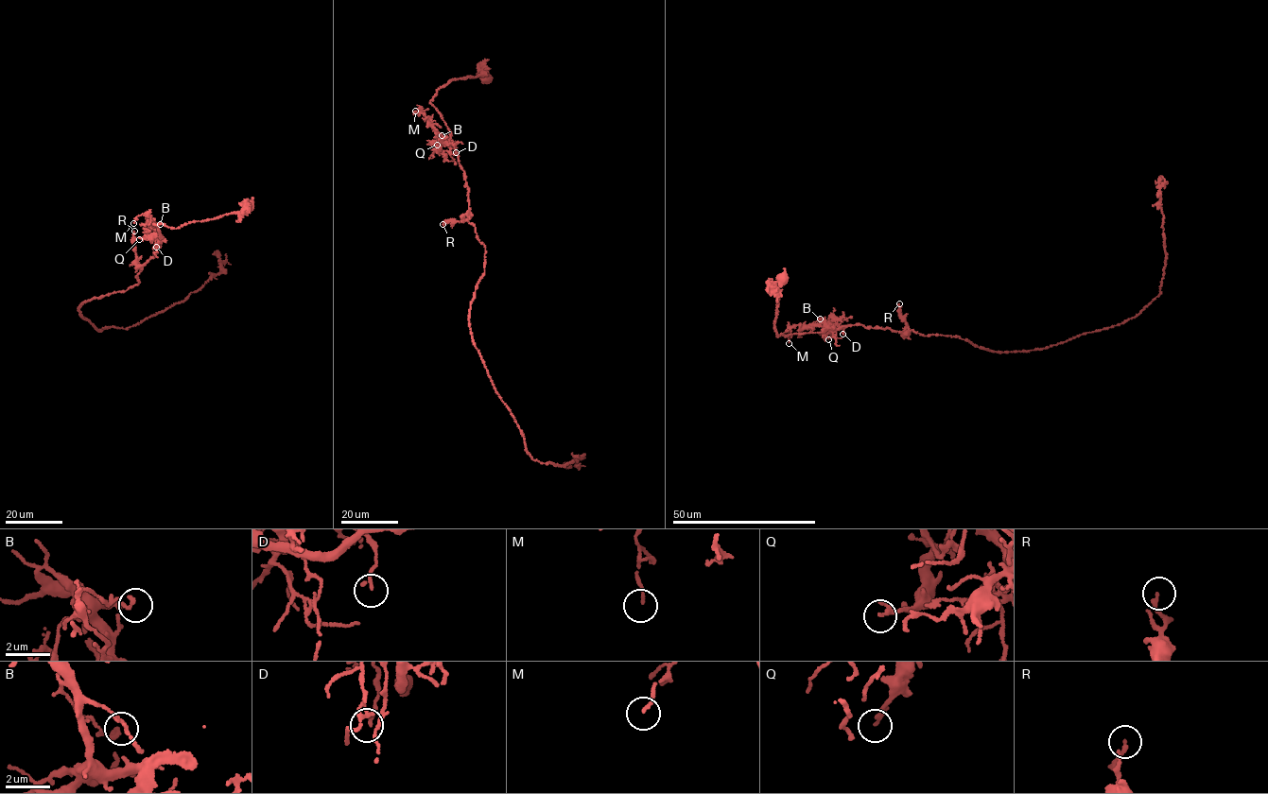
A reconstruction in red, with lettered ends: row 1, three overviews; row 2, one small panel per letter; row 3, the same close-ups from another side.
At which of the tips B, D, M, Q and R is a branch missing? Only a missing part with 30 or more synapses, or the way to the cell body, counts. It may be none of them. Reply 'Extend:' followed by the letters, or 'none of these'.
Extend: none of these

